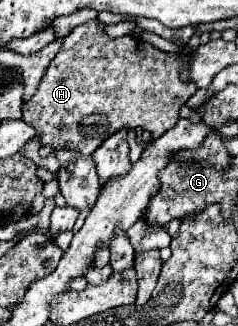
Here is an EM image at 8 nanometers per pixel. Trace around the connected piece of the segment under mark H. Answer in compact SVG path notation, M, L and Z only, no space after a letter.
M100 20L86 22L72 30L64 42L56 58L50 62L38 92L34 98L24 104L24 120L34 126L38 134L42 134L42 146L52 146L60 150L62 146L70 146L70 150L82 150L82 154L92 154L106 138L122 128L142 128L152 134L152 138L160 138L170 128L176 126L180 118L180 108L186 106L188 98L198 90L194 82L180 80L180 66L184 60L178 54L162 52L148 42L136 40L132 36L122 36L110 40L104 32L104 24Z

